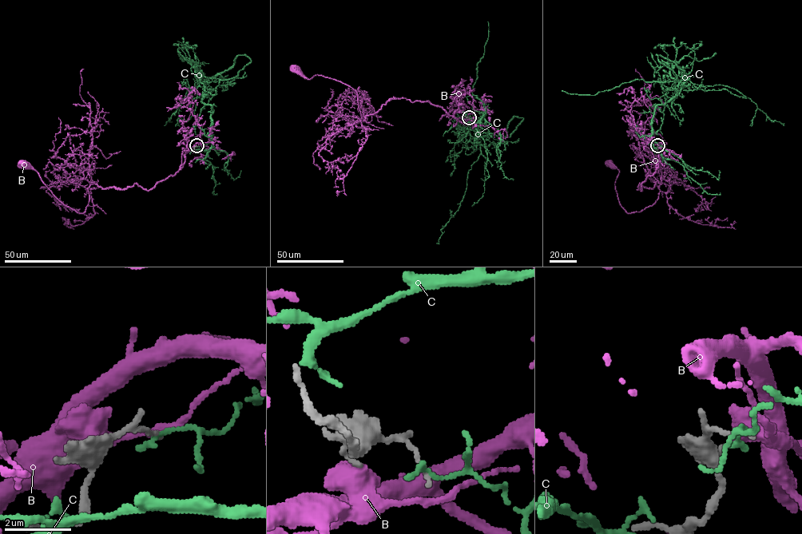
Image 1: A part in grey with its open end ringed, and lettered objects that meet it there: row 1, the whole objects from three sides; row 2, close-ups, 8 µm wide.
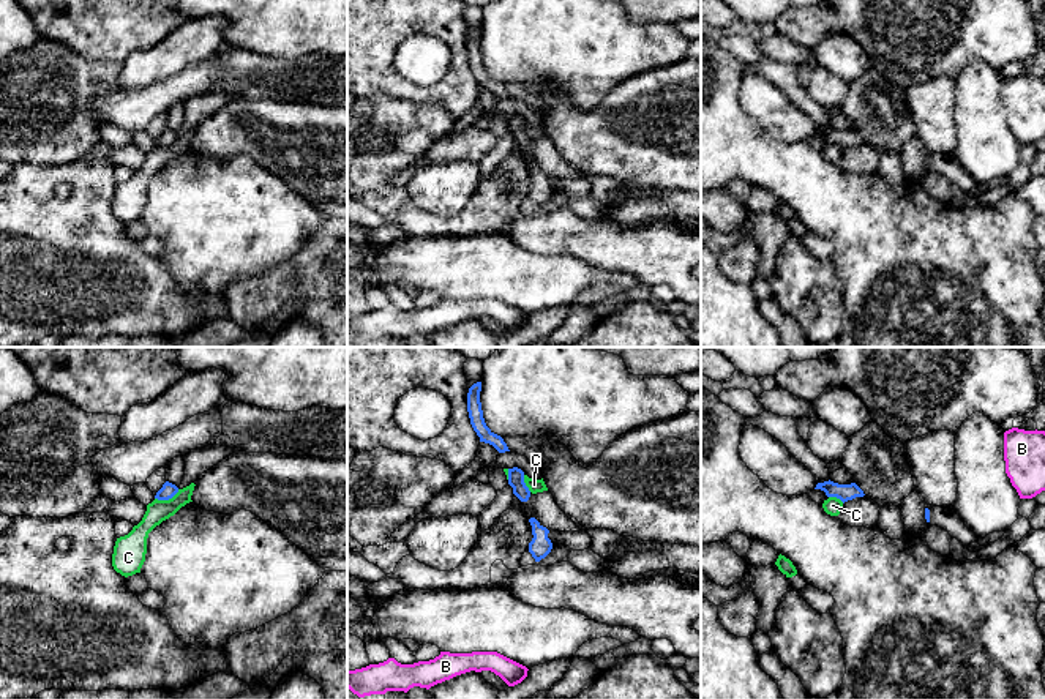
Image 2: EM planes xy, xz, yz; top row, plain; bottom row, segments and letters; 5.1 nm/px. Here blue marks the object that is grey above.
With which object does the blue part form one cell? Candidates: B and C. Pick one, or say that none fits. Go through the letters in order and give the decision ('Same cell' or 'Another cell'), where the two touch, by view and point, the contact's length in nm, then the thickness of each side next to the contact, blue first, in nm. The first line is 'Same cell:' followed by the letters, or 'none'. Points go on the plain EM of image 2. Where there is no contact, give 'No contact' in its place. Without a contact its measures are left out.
Same cell: none
B: Another cell. No contact
C: Another cell. Touches blue at xy (166, 145). Shared border 140 nm. Thickness 80 nm (blue) against 110 nm

